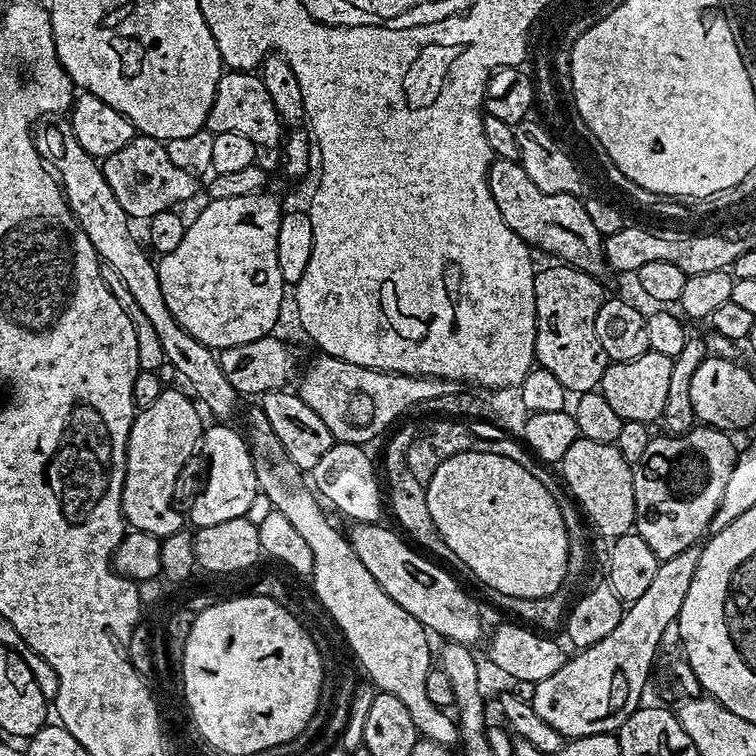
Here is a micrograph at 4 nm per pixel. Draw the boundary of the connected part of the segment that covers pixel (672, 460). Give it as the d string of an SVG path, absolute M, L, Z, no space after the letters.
M693 426L680 435L661 435L653 435L642 458L632 465L632 481L636 507L635 535L642 537L646 546L654 550L656 559L663 562L693 547L696 539L708 532L708 523L714 518L714 510L718 510L722 502L722 489L730 479L730 470L734 470L738 448L732 445L733 437L719 428Z

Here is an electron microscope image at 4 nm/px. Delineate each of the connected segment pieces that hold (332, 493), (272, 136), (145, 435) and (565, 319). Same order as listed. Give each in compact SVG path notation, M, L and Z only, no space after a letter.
M333 443L332 448L326 450L326 454L322 454L318 466L312 468L310 480L315 491L325 501L328 499L342 515L349 516L349 521L358 524L374 524L381 519L382 480L378 475L377 465L375 468L371 458L364 452L367 451L358 444Z
M228 70L223 73L214 90L214 102L210 106L207 131L212 134L243 134L256 144L257 149L272 148L281 143L285 135L285 125L280 123L278 110L270 98L270 90L260 80L255 71L238 72Z
M172 386L165 387L151 406L139 409L126 442L126 470L122 486L125 521L135 531L161 538L185 527L185 513L181 509L179 512L175 504L176 479L187 466L188 459L197 455L200 437L206 427L197 401L187 391L184 392Z
M563 262L553 265L553 268L541 267L534 278L535 363L550 370L570 394L595 392L610 363L606 350L602 350L602 342L598 342L598 330L594 330L606 293L597 277Z

